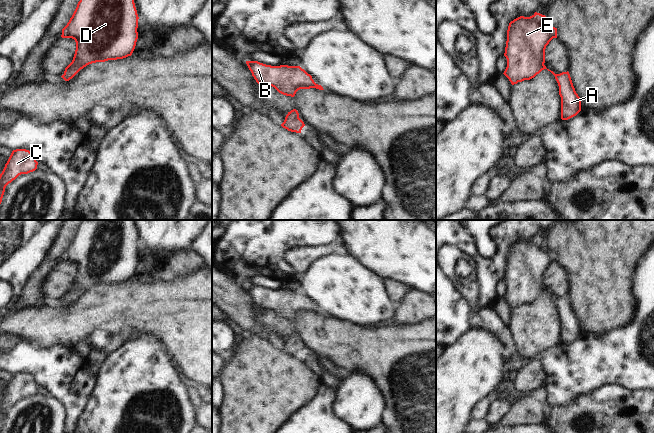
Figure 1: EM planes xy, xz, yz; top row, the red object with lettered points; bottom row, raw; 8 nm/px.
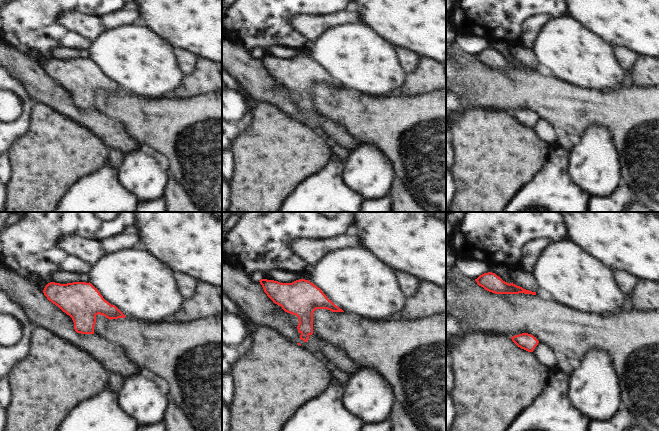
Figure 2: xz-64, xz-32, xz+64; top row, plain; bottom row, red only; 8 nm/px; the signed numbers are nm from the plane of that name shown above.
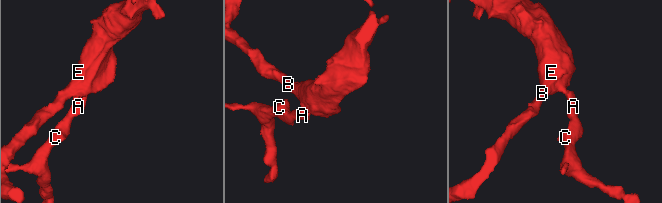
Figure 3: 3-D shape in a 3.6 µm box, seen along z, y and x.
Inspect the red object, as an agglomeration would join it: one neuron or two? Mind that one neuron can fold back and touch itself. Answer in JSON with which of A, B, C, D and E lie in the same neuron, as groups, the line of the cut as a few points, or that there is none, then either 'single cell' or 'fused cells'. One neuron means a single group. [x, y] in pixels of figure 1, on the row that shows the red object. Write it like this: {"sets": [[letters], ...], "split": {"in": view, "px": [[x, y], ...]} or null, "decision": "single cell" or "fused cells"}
{"sets": [["A", "B", "C", "D", "E"]], "split": null, "decision": "single cell"}

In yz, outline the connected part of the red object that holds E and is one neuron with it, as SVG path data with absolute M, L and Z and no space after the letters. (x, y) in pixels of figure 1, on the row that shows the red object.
M535 12L530 17L520 16L509 23L507 41L504 56L507 59L507 67L504 75L512 85L530 80L547 69L545 63L545 49L549 42L557 38L557 28L551 27L545 15Z

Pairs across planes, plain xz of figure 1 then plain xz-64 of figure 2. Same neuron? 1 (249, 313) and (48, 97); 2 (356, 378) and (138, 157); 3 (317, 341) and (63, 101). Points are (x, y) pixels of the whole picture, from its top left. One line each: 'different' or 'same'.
1: same
2: same
3: different

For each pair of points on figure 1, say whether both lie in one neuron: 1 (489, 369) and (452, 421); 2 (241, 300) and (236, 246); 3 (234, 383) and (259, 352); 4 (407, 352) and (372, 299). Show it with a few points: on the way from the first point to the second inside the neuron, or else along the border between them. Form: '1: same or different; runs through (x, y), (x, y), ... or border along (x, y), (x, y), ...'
1: same; runs through (476, 382), (454, 404), (454, 408)
2: different; border along (222, 271), (232, 278)
3: same; runs through (242, 375), (257, 360)
4: different; border along (388, 322), (382, 325), (365, 327)

